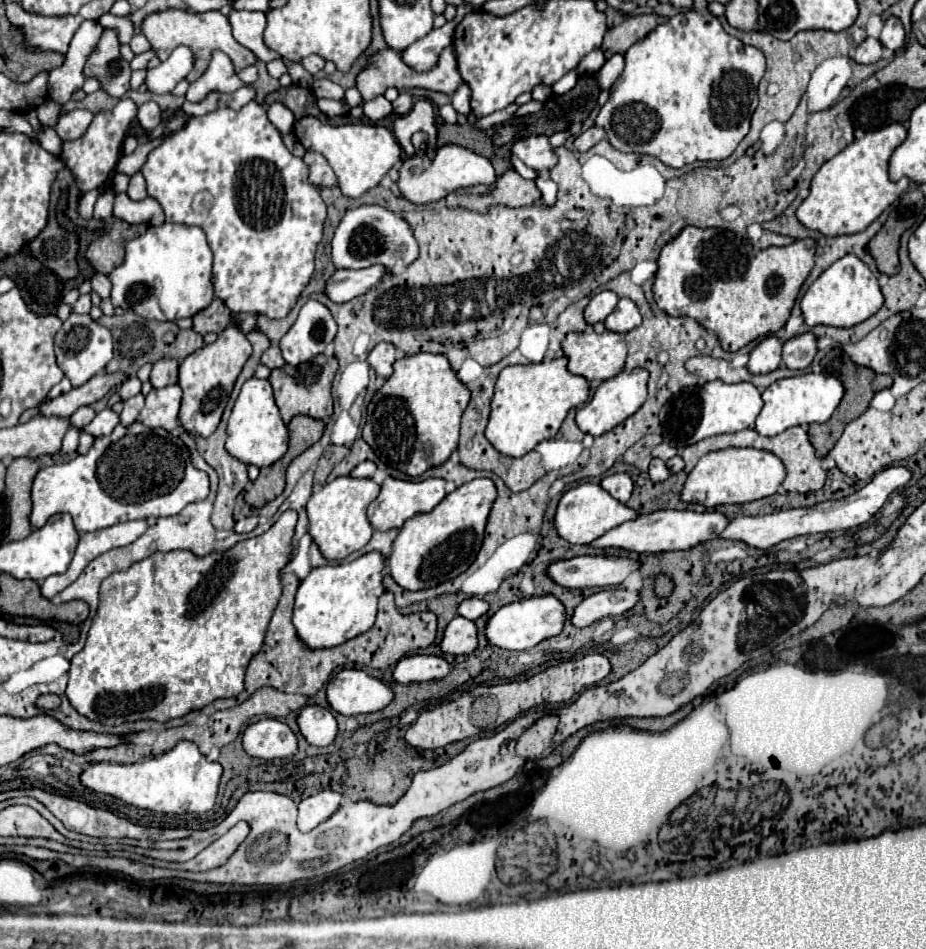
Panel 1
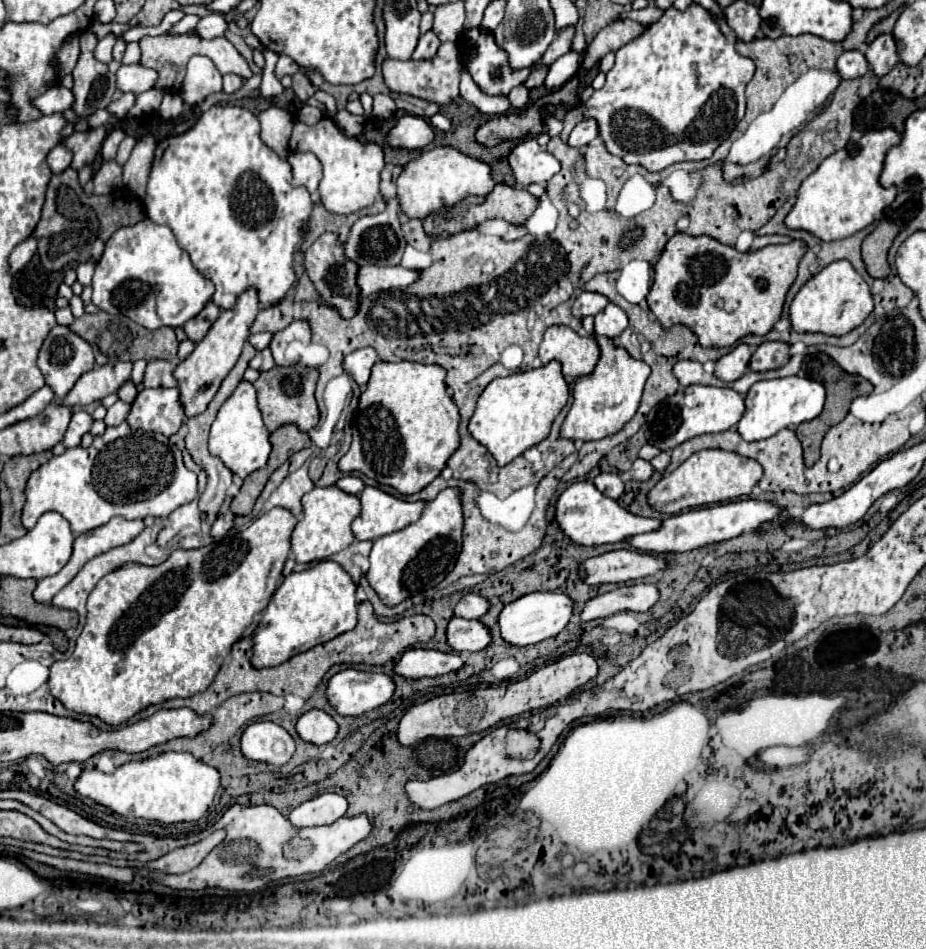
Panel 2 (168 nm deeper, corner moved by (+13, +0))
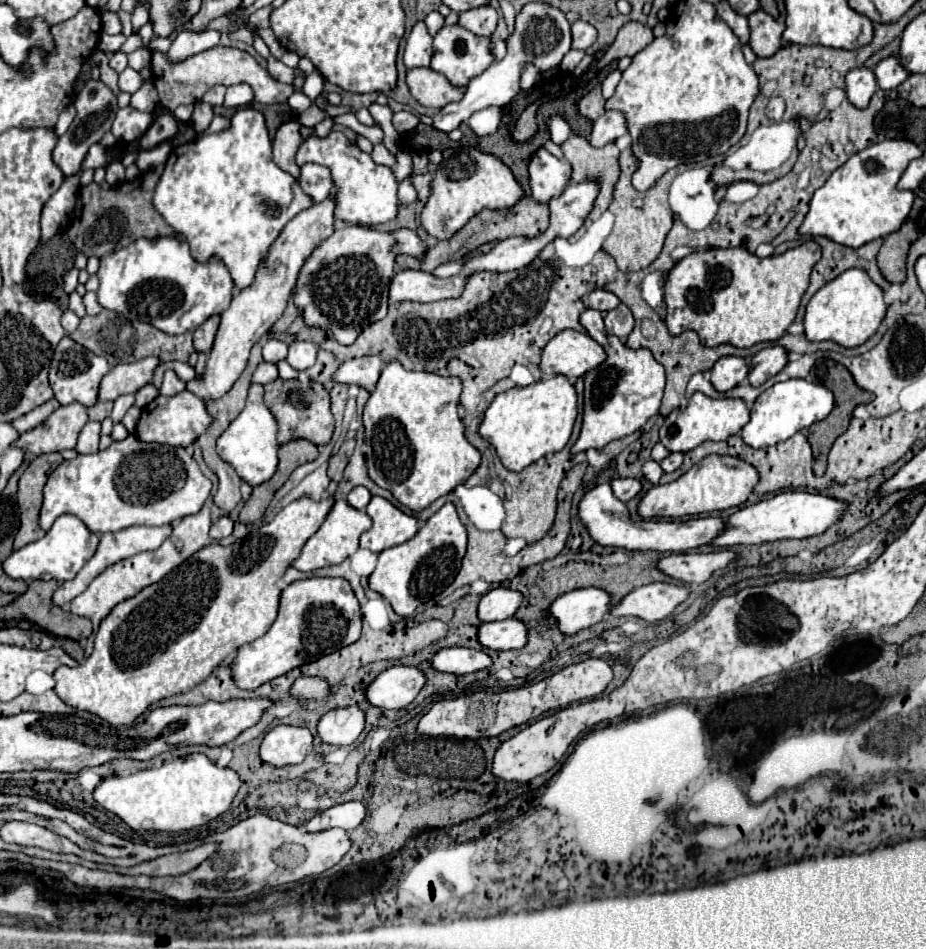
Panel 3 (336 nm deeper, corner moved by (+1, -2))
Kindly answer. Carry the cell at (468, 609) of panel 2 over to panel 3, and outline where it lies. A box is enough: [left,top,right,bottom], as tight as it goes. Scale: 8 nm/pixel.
[478,587,522,621]

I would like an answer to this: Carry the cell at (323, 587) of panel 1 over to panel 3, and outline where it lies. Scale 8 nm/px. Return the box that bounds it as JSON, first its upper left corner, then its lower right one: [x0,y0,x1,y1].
[232,577,362,689]

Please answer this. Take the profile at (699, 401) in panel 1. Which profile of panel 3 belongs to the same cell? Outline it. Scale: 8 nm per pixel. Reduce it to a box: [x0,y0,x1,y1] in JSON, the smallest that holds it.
[660,393,750,451]

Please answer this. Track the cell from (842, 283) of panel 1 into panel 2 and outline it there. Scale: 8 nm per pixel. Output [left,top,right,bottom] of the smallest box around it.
[790,261,872,337]

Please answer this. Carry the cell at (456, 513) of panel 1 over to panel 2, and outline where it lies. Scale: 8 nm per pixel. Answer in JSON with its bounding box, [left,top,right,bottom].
[366,489,462,607]

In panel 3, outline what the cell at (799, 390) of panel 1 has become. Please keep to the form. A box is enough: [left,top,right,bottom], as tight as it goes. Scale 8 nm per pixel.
[742,379,834,449]

